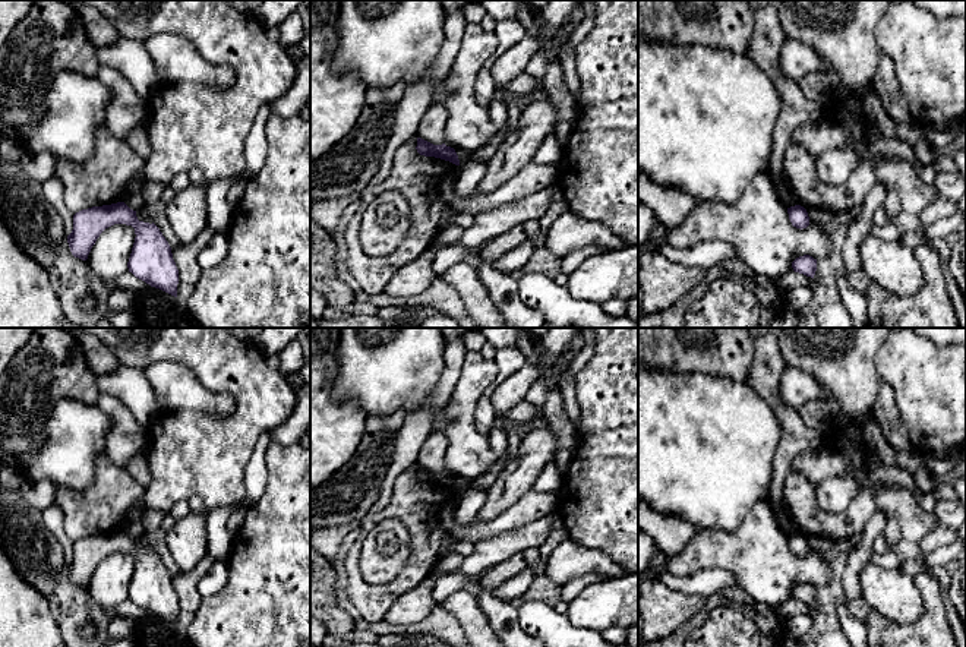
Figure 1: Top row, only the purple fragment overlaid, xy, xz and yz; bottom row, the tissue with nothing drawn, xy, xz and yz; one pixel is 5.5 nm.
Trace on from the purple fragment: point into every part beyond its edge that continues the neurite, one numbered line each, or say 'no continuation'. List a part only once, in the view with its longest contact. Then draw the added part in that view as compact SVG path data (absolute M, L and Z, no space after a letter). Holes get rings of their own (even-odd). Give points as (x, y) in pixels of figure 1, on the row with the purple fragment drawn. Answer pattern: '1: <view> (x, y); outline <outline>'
no continuation

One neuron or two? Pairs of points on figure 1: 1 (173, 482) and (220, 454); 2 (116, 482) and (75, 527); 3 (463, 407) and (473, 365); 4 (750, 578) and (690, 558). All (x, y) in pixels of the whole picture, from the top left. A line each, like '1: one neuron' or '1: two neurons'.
1: one neuron
2: one neuron
3: one neuron
4: one neuron

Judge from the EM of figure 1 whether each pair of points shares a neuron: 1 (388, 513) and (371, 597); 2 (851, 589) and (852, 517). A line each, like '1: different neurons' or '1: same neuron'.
1: same neuron
2: different neurons

